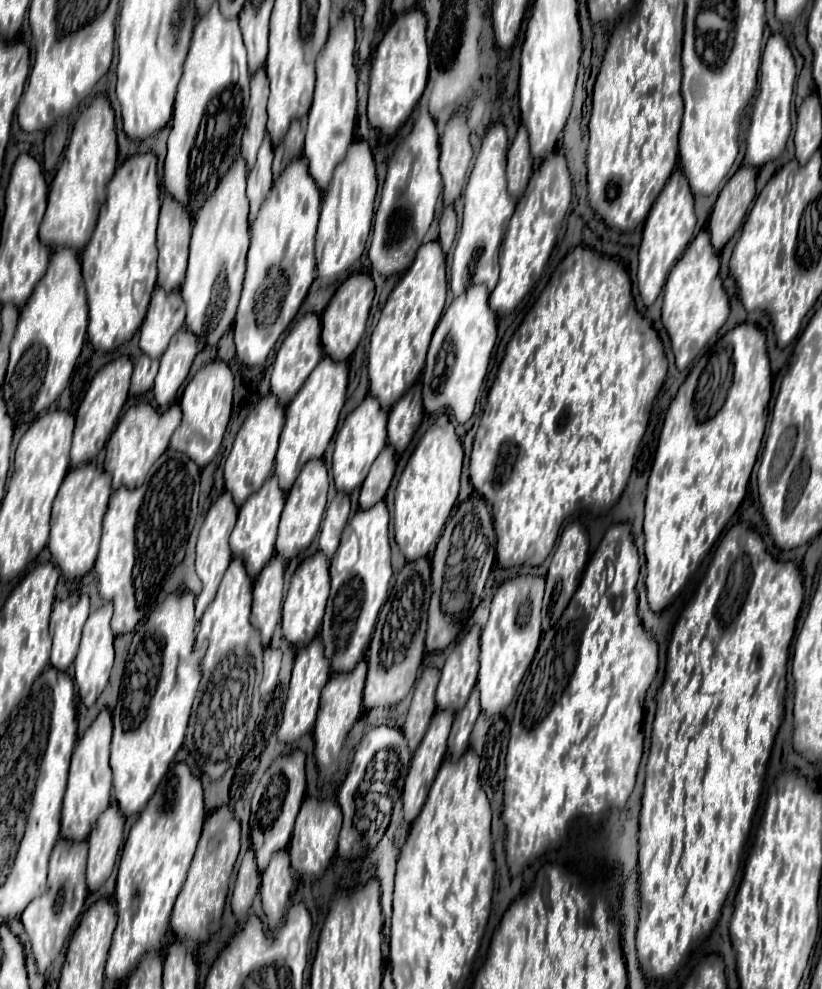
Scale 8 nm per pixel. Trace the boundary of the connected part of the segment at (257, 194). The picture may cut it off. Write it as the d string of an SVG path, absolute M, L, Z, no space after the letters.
M268 134L264 136L264 142L258 150L256 166L248 174L248 186L246 186L246 196L250 200L250 222L254 220L262 200L266 198L270 186L272 186L272 158L274 158L274 146L268 142Z

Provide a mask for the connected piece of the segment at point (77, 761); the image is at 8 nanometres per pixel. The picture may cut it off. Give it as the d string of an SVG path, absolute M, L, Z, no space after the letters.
M104 708L96 716L96 720L90 724L90 728L80 736L80 740L74 748L74 754L72 754L68 788L64 794L61 810L60 834L66 840L72 840L72 842L86 840L92 824L110 804L110 788L112 788L112 771L109 764L111 739L112 717L111 713Z

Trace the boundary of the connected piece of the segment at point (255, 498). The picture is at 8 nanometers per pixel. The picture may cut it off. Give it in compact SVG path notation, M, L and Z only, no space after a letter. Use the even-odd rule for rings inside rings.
M270 476L270 478L266 478L264 486L256 494L252 494L238 510L238 520L230 534L230 548L232 548L234 556L240 556L244 560L250 578L256 578L256 574L262 570L262 566L274 554L276 528L278 528L280 512L284 508L284 500L286 500L286 494L280 490L276 476Z

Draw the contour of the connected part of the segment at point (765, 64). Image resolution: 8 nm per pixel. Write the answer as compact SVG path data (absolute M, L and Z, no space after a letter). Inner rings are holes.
M776 32L768 38L762 62L760 62L760 86L758 94L752 102L750 110L750 128L746 138L746 158L744 162L750 166L764 166L766 162L778 158L786 146L786 140L790 136L790 106L792 106L792 92L796 82L796 62L792 58L792 52L788 48L786 38Z

